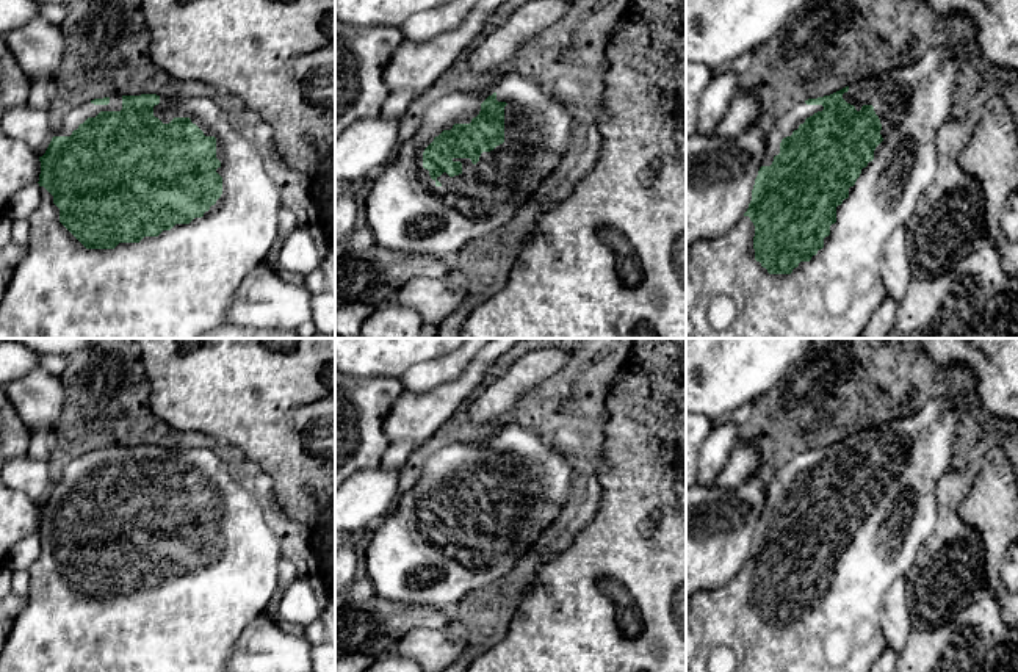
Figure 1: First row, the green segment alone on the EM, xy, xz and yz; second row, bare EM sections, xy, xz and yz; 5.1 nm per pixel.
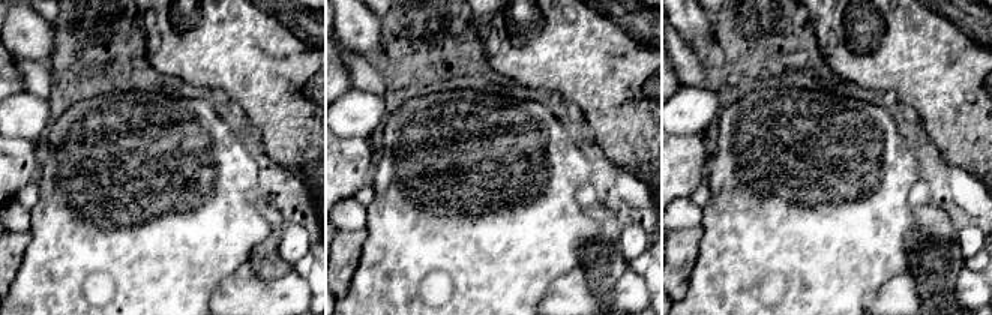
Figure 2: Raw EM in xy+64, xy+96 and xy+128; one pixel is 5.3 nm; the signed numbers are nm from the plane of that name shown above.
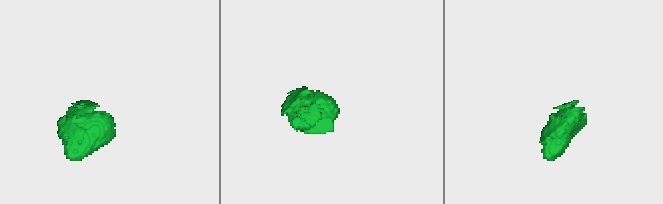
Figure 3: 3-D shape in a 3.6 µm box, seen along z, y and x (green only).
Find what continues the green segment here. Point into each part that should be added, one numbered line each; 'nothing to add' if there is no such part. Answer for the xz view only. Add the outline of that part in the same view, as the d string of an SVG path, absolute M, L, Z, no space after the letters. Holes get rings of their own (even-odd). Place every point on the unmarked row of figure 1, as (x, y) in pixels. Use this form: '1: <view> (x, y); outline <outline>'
1: xz (406, 563); outline M514 418L489 429L482 442L443 446L426 459L415 486L398 495L396 506L373 533L366 548L366 564L374 595L454 612L459 602L470 592L507 581L520 565L529 562L532 545L575 493L564 453L558 446L547 448L542 437L529 432ZM493 443L498 453L507 454L504 493L490 503L482 503L476 515L470 509L453 509L462 514L462 523L454 528L443 523L432 531L429 522L423 518L424 500L454 475L470 475L479 465L481 454Z

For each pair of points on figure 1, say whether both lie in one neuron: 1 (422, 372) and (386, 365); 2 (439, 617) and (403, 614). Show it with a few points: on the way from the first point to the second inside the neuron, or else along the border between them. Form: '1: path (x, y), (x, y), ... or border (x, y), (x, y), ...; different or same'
1: border (442, 356), (418, 362), (398, 378); different
2: path (429, 617), (412, 617); same

